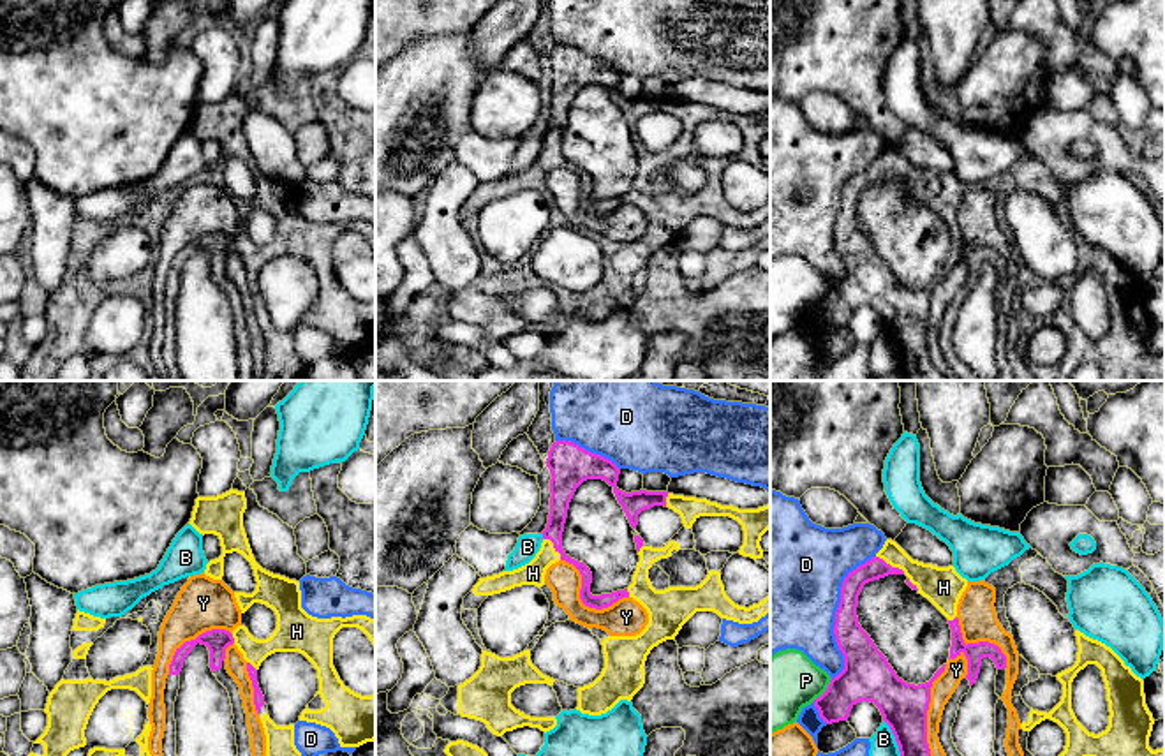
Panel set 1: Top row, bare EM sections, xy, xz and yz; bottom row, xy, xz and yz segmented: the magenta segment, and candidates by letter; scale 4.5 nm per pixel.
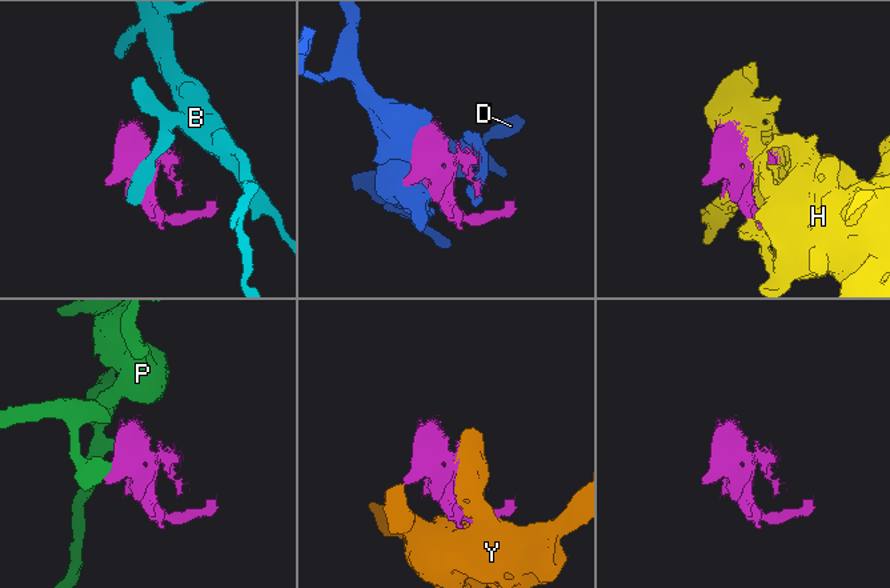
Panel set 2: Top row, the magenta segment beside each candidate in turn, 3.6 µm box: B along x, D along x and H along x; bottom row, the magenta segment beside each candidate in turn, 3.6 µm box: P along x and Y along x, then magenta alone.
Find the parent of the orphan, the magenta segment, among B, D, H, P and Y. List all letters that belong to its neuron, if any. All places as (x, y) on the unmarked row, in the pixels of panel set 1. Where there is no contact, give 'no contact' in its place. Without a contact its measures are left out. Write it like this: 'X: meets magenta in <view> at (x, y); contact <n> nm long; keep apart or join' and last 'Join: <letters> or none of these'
B: meets magenta in yz at (896, 346); contact 240 nm long; keep apart
D: meets magenta in yz at (836, 219); contact 600 nm long; keep apart
H: meets magenta in yz at (889, 170); contact 160 nm long; join
P: meets magenta in yz at (825, 296); contact 140 nm long; keep apart
Y: meets magenta in yz at (926, 326); contact 500 nm long; keep apart
Join: H

